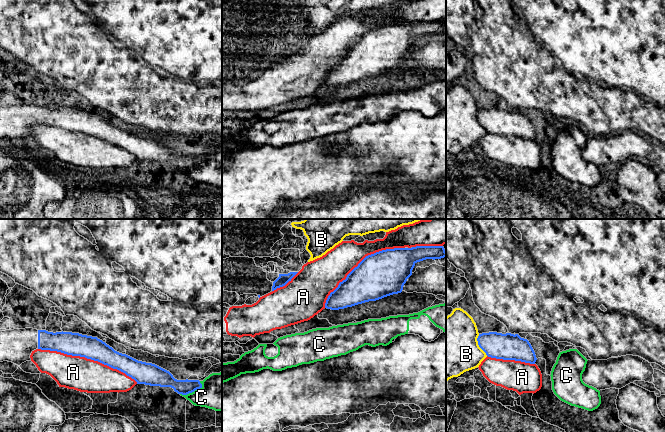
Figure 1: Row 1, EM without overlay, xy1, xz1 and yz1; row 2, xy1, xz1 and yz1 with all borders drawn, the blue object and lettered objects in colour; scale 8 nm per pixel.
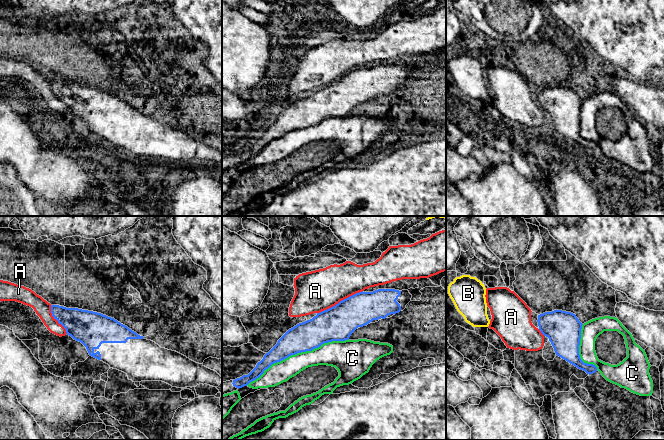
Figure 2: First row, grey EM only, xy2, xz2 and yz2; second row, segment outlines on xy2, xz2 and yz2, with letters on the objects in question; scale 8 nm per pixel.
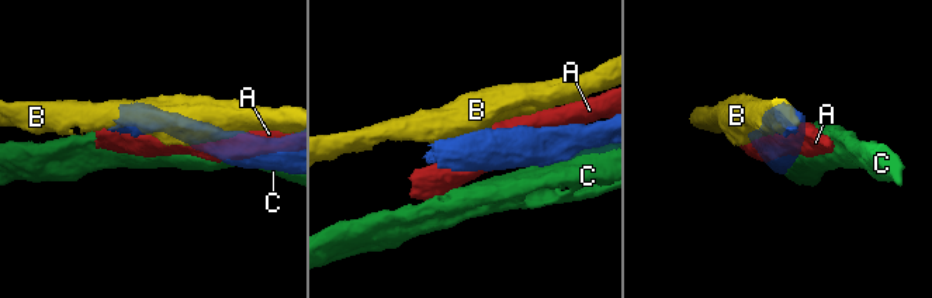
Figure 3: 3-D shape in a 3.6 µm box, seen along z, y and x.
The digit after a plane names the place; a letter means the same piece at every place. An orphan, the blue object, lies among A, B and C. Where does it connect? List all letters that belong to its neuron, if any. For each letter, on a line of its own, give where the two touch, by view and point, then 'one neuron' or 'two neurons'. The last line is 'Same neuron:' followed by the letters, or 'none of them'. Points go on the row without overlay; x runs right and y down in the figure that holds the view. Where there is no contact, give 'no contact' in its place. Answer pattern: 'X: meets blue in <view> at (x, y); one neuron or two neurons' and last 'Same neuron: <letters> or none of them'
A: meets blue in xy1 at (88, 134); two neurons
B: meets blue in yz1 at (478, 120); two neurons
C: meets blue in xz2 at (297, 128); two neurons
Same neuron: none of them

